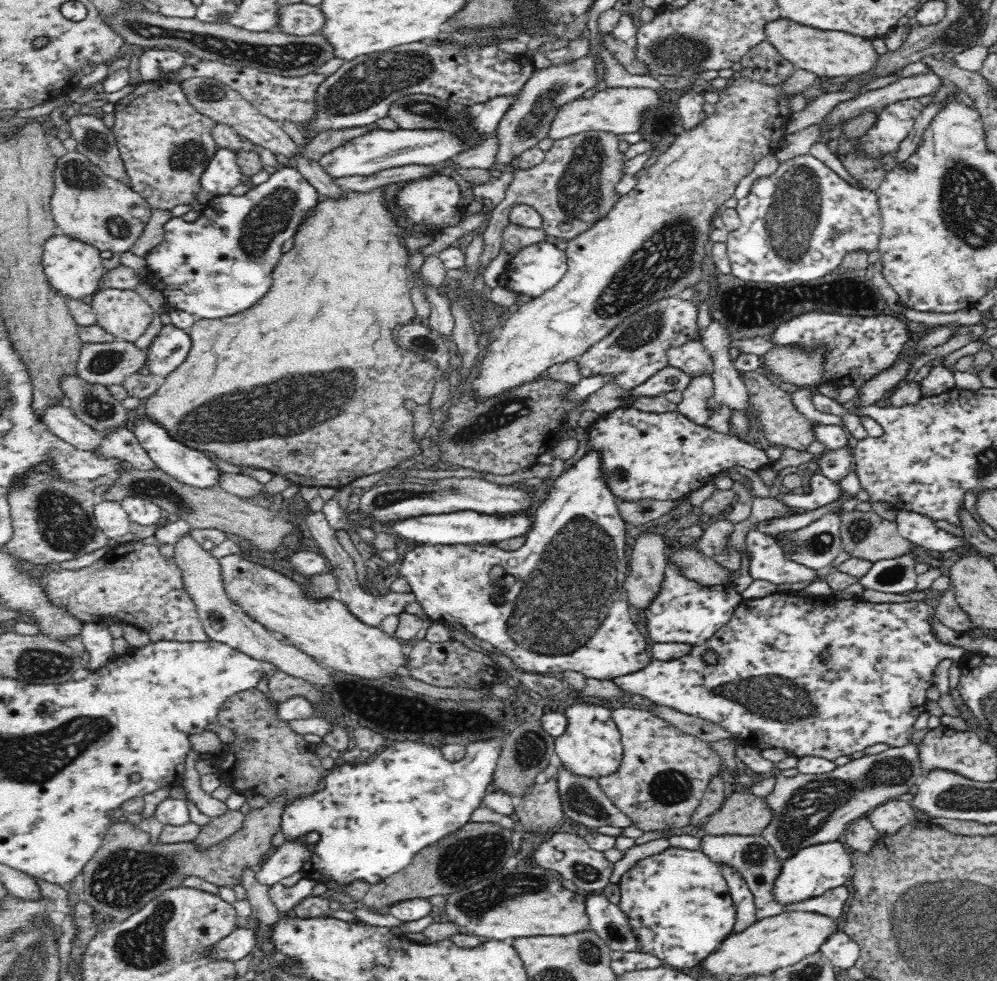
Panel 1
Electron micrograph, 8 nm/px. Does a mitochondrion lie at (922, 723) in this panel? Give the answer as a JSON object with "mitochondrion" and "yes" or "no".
{"mitochondrion":"no"}

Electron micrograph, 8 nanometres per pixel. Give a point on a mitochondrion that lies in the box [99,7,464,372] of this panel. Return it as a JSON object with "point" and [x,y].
{"point":[377,78]}

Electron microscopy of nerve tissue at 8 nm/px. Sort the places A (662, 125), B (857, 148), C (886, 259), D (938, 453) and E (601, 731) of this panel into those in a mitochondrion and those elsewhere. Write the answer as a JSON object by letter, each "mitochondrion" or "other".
{"A":"mitochondrion","B":"other","C":"other","D":"other","E":"other"}

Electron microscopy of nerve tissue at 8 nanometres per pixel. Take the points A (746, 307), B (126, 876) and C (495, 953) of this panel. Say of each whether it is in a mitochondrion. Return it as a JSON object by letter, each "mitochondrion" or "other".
{"A":"mitochondrion","B":"mitochondrion","C":"other"}

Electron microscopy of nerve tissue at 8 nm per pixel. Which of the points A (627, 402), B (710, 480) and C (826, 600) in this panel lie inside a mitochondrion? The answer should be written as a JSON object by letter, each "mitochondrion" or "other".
{"A":"other","B":"other","C":"other"}

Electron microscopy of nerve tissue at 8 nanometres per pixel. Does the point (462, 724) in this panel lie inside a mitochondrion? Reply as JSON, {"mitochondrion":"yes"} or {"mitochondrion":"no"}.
{"mitochondrion":"yes"}

